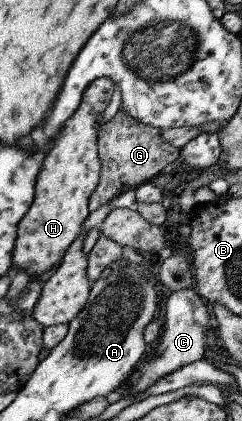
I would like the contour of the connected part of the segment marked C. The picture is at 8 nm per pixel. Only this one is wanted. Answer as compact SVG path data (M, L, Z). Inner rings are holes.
M188 288L185 290L172 292L168 299L166 299L165 323L162 327L161 337L154 348L153 358L146 360L146 357L139 363L136 370L134 370L123 388L129 388L129 394L123 396L136 396L144 391L148 391L158 380L161 380L180 369L181 367L197 362L204 357L206 353L206 333L213 326L213 317L210 311L210 305L198 295L195 288Z

